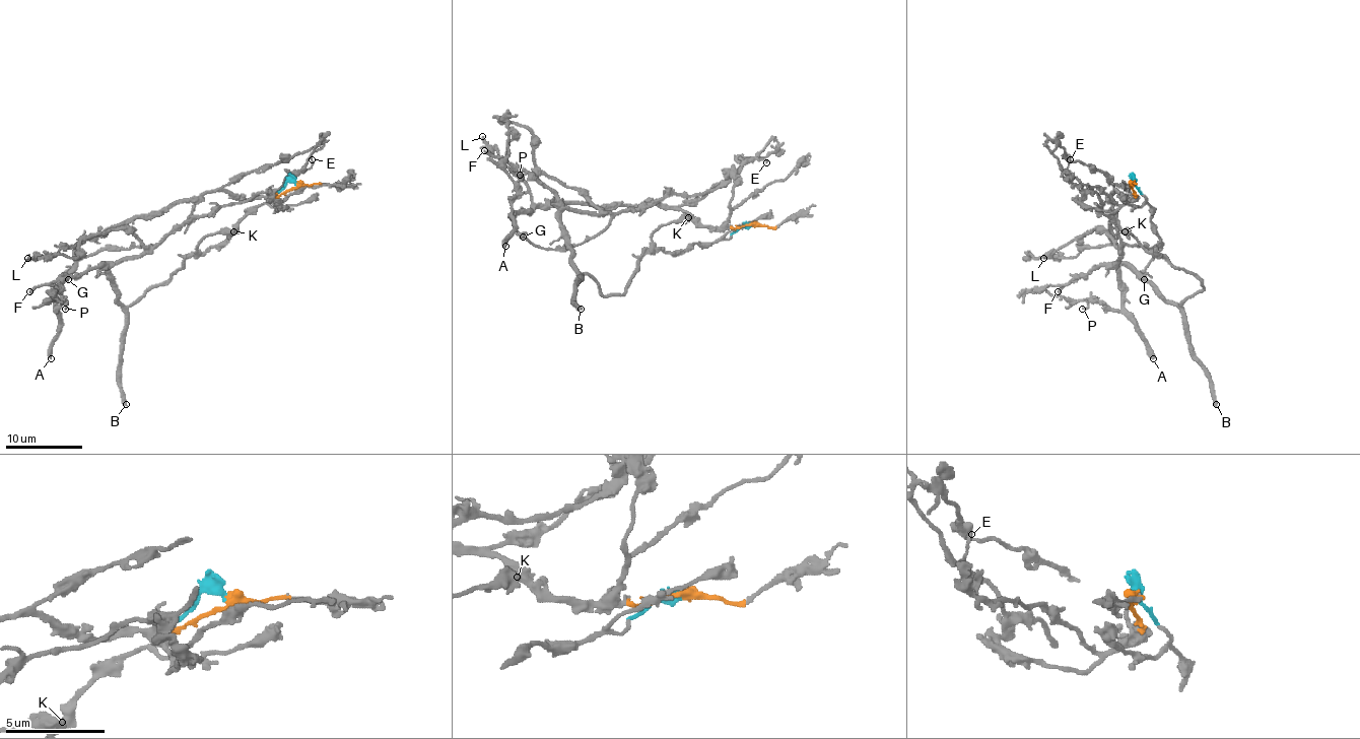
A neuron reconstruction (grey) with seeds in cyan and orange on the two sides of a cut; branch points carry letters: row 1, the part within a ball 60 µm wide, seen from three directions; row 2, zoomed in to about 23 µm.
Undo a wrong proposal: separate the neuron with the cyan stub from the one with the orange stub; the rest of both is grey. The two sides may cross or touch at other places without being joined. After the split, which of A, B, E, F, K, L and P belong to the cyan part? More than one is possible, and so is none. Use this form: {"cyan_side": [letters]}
{"cyan_side": ["B", "E", "F", "K"]}

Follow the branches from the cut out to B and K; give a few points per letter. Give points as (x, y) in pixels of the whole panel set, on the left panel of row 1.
B: (295, 184), (287, 182), (228, 238), (192, 255), (166, 282), (149, 287), (128, 309), (120, 380), (126, 405)
K: (295, 184), (287, 182), (274, 197), (257, 205), (228, 238), (201, 251), (197, 246), (207, 236), (233, 231)

